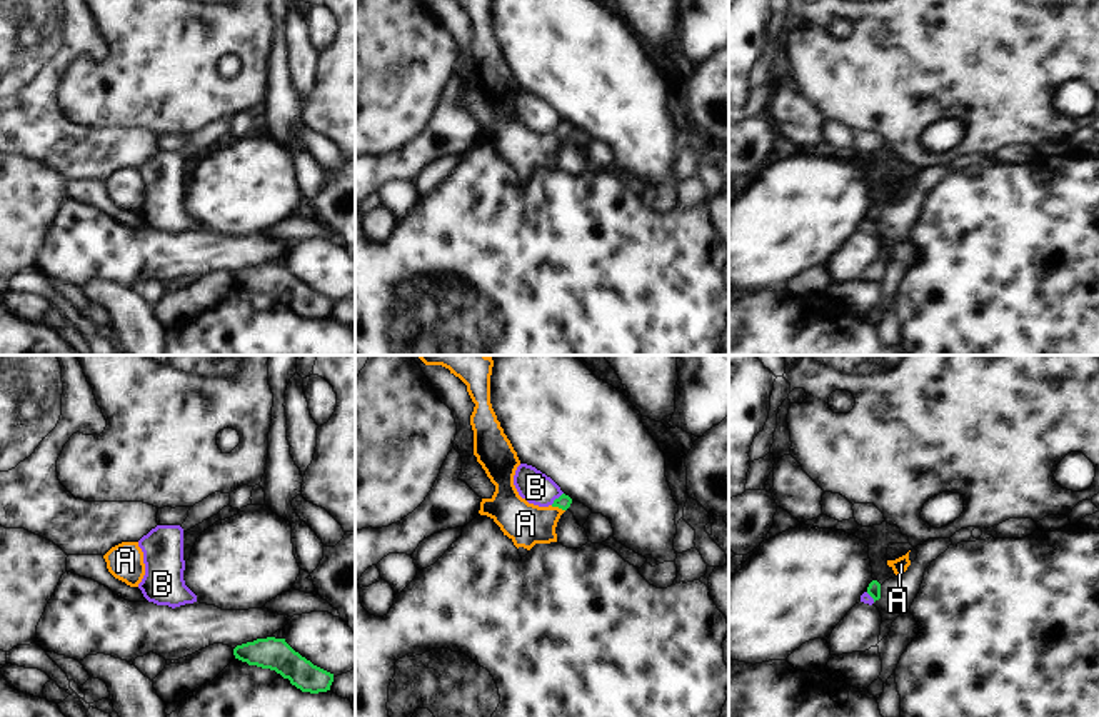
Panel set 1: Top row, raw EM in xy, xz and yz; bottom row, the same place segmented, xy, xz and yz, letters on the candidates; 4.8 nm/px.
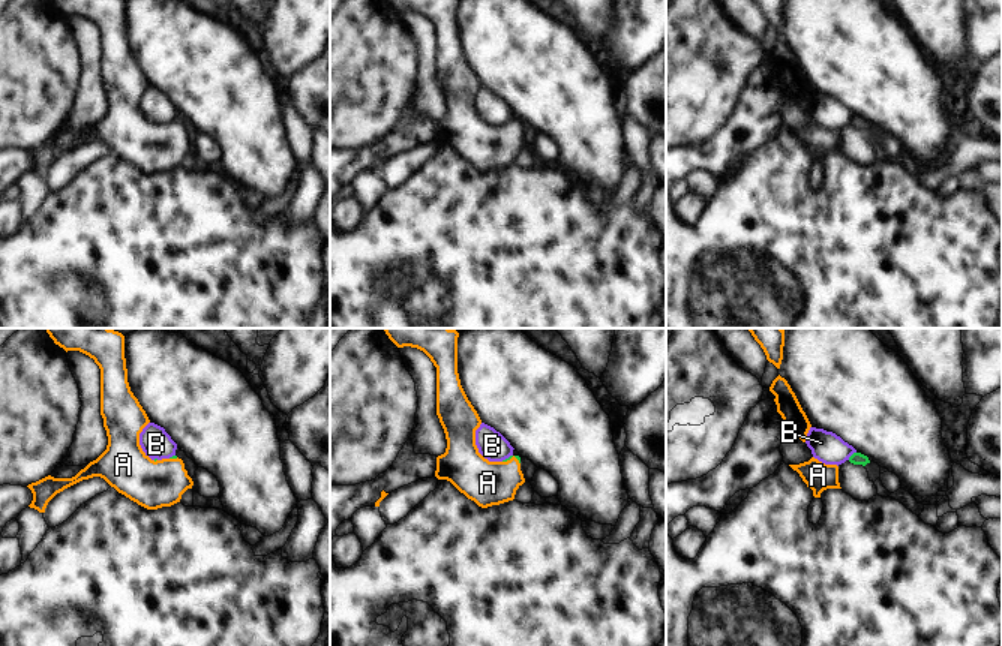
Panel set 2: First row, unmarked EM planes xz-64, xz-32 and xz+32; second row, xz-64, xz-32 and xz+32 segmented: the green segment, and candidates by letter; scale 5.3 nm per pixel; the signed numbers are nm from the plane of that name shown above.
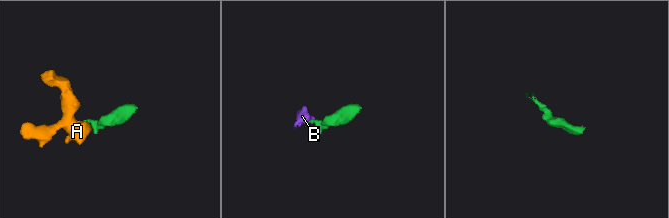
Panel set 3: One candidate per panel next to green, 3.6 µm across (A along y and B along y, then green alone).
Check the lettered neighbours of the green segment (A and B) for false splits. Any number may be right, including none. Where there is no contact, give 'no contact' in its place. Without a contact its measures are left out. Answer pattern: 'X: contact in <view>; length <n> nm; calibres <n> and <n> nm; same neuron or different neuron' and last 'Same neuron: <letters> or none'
A: contact in xz; length 80 nm; calibres 70 and 200 nm; same neuron
B: contact in xz; length 90 nm; calibres 70 and 160 nm; different neuron
Same neuron: A

